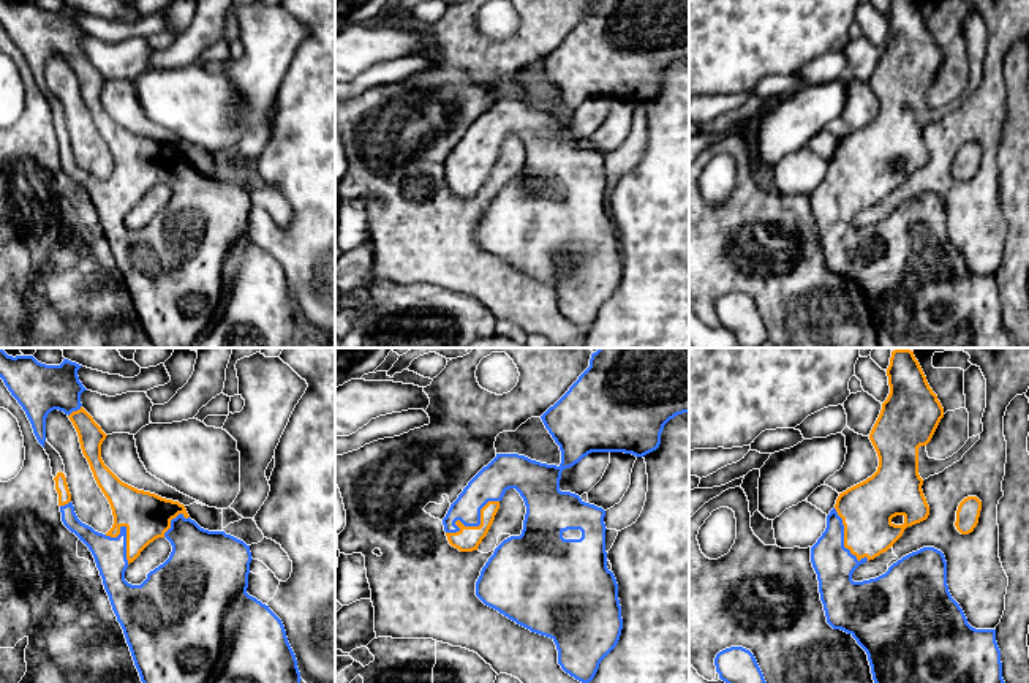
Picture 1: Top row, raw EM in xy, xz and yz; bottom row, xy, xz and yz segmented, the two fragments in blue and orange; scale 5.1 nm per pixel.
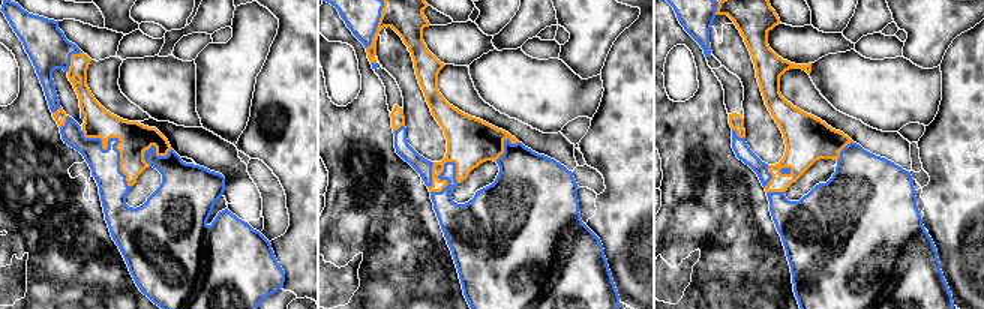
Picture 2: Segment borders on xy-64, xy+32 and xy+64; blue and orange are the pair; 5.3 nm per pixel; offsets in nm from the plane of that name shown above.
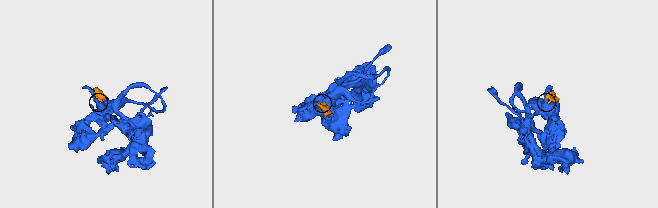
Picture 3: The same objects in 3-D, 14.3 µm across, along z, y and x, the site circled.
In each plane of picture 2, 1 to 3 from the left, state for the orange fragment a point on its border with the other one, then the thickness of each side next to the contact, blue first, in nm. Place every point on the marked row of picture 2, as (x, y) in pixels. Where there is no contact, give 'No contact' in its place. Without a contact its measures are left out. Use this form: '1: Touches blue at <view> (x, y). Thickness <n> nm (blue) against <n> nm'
1: Touches blue at xy-64 (116, 138). Thickness 160 nm (blue) against 170 nm
2: Touches blue at xy+32 (441, 179). Thickness 190 nm (blue) against 260 nm
3: Touches blue at xy+64 (842, 150). Thickness 380 nm (blue) against 240 nm

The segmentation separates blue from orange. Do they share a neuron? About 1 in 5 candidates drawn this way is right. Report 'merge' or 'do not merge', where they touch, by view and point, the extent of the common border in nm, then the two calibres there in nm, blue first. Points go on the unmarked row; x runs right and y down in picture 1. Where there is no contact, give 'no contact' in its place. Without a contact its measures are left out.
merge; contact xz (473, 171); length 320 nm; calibres 180 and 120 nm

